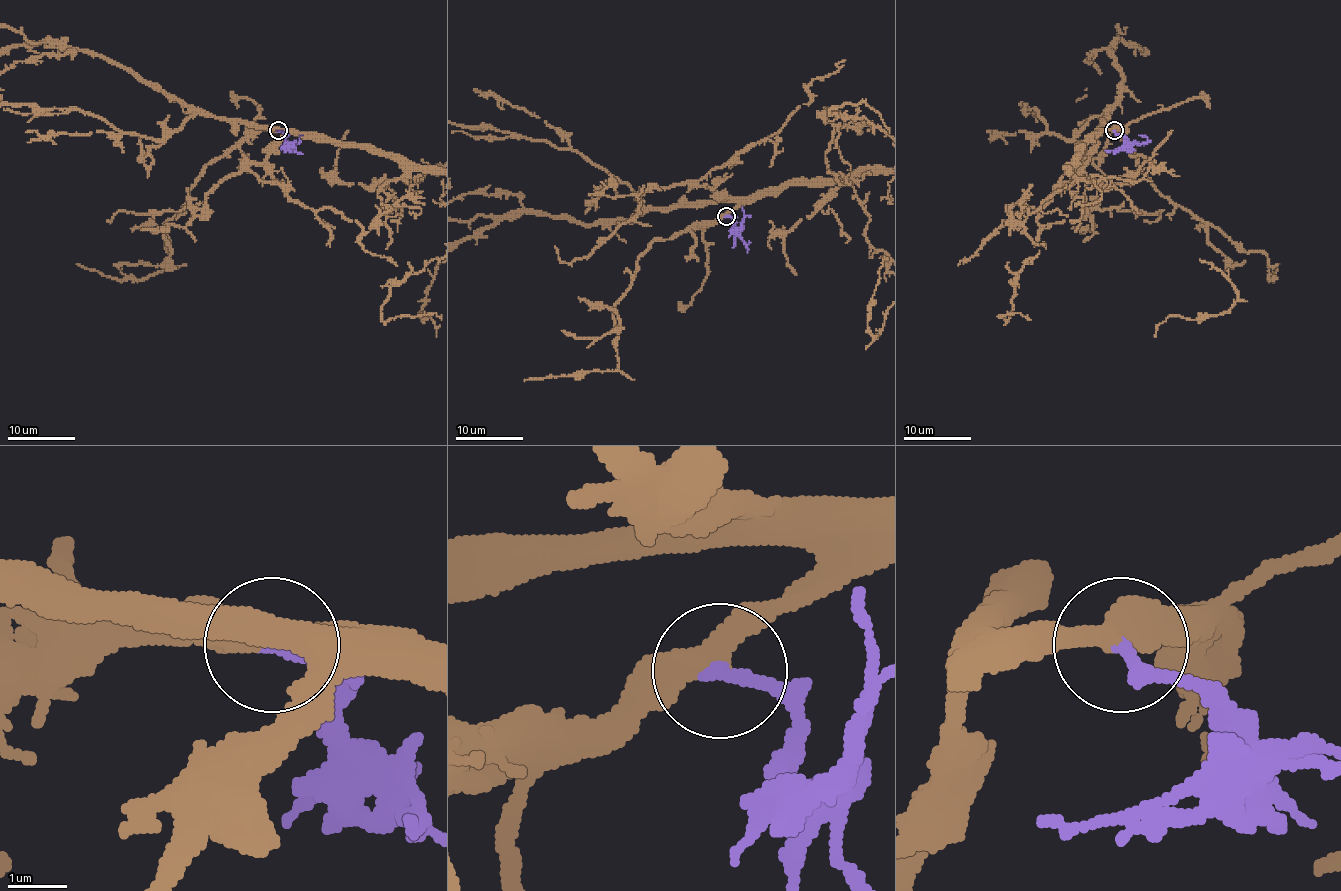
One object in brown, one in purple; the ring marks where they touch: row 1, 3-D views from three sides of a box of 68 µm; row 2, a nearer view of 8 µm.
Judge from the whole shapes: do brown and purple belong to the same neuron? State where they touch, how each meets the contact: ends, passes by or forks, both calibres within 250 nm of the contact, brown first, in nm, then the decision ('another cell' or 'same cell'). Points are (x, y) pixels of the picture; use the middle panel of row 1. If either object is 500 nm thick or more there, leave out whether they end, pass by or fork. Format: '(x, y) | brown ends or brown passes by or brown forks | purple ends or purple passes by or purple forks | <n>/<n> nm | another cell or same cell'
(726, 216) | brown passes by | purple ends | 320/240 nm | same cell

